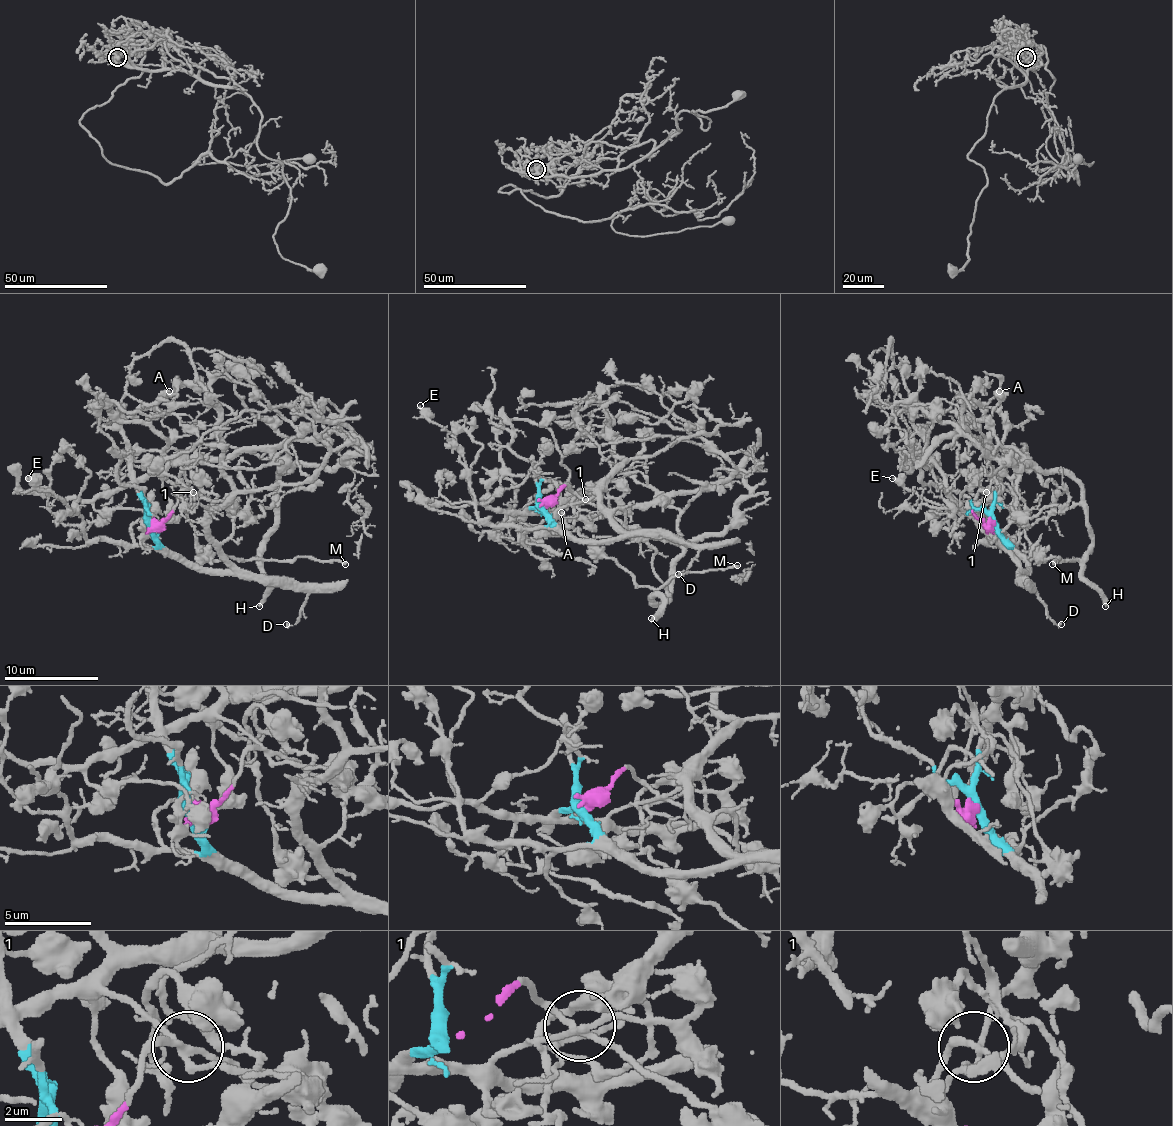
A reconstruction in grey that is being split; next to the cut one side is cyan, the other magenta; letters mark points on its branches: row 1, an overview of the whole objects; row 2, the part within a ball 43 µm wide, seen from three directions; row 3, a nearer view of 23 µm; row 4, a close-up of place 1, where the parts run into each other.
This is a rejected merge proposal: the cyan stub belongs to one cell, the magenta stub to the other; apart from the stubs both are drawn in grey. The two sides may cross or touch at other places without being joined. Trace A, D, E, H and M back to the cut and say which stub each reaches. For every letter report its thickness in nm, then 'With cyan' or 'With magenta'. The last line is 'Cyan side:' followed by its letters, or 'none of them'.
A: Thickness 700 nm. With cyan
D: Thickness 110 nm. With cyan
E: Thickness 400 nm. With cyan
H: Thickness 360 nm. With magenta
M: Thickness 280 nm. With magenta
Cyan side: A, D, E

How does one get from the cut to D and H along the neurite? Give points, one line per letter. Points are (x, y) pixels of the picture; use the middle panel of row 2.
D: (542, 506), (578, 539), (604, 541), (637, 534), (684, 539), (698, 553), (679, 574)
H: (542, 506), (564, 485), (655, 551), (653, 572), (667, 598), (660, 605), (655, 595), (662, 607), (651, 619)

